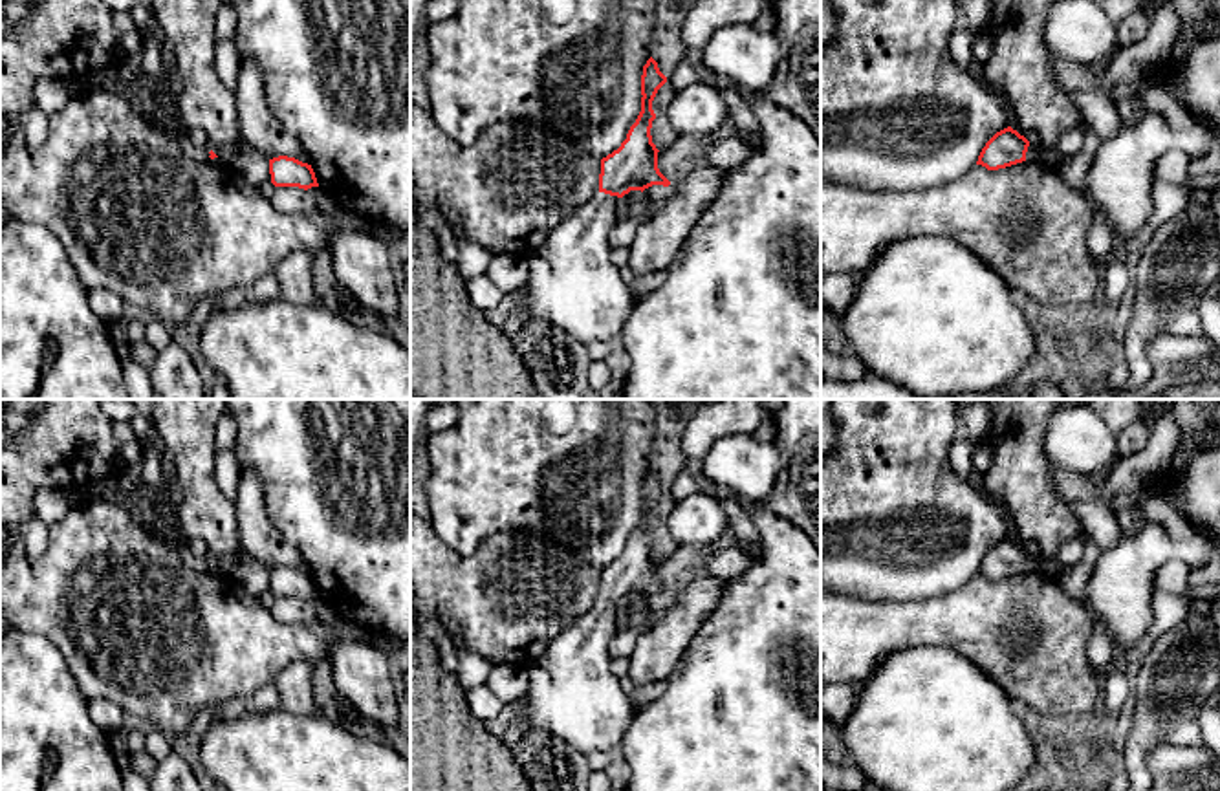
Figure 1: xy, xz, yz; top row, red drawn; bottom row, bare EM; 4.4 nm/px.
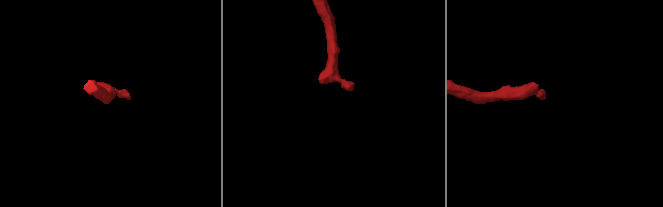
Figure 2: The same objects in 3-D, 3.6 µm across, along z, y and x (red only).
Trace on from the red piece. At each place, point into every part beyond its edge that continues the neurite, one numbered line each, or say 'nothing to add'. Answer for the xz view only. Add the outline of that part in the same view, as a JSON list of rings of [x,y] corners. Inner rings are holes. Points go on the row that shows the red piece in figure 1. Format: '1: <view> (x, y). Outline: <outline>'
1: xz (574, 286). Outline: [[[597,192],[588,203],[575,207],[548,236],[526,256],[529,278],[522,308],[515,313],[511,330],[520,331],[531,320],[548,322],[581,342],[614,341],[636,304],[623,282],[621,269],[610,262],[608,234],[617,222],[621,198]]]

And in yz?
1: yz (1035, 152). Outline: [[[1029,141],[1026,161],[1040,161],[1050,165],[1051,168],[1057,168],[1059,163],[1062,163],[1068,156],[1061,154],[1055,146],[1042,146],[1035,141]]]

